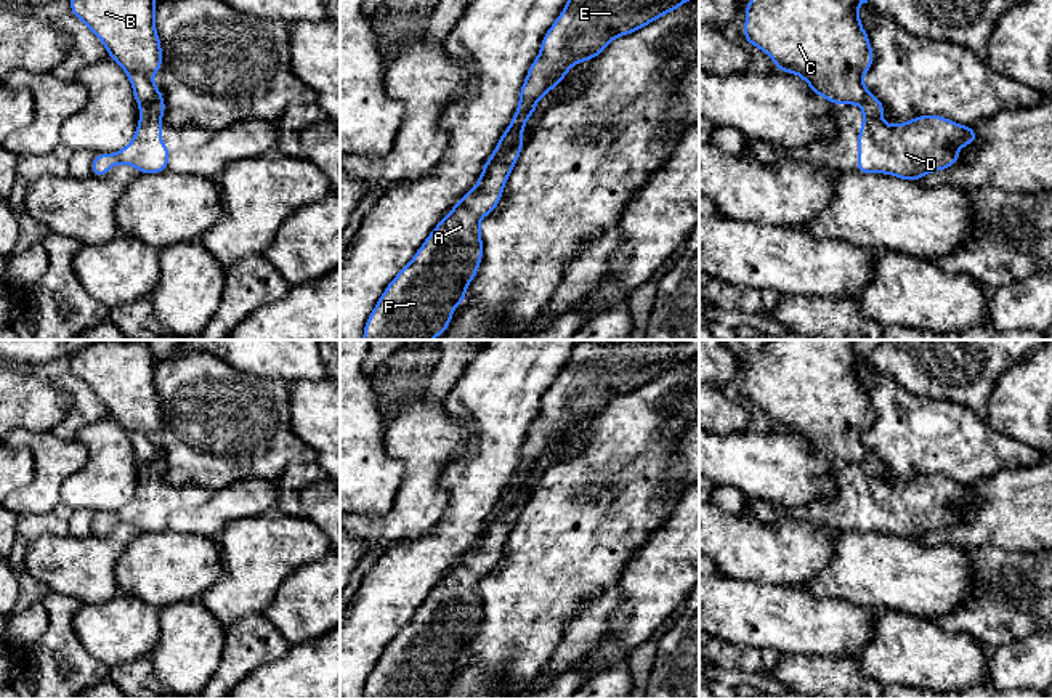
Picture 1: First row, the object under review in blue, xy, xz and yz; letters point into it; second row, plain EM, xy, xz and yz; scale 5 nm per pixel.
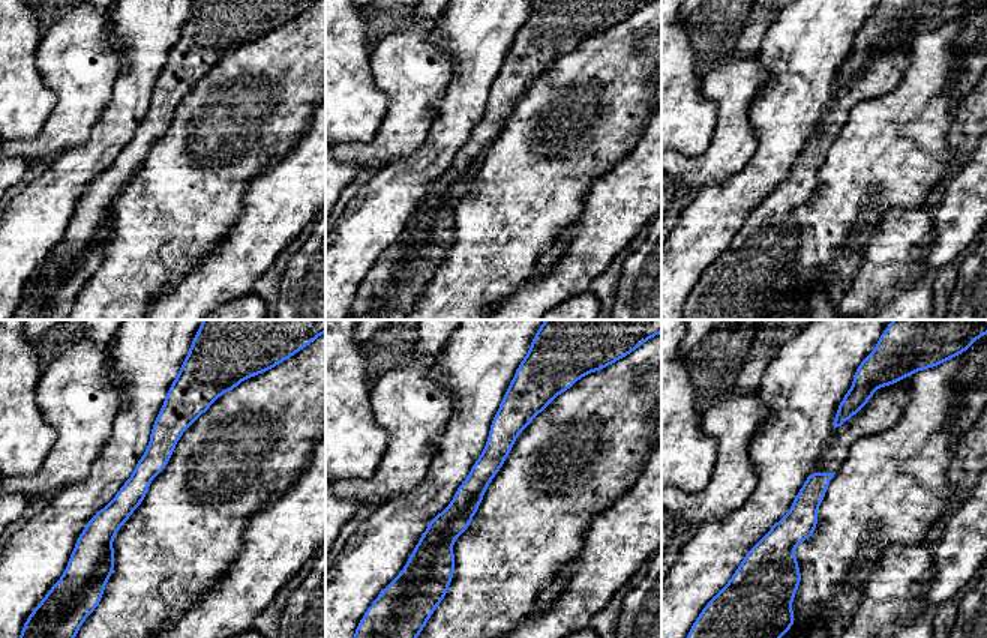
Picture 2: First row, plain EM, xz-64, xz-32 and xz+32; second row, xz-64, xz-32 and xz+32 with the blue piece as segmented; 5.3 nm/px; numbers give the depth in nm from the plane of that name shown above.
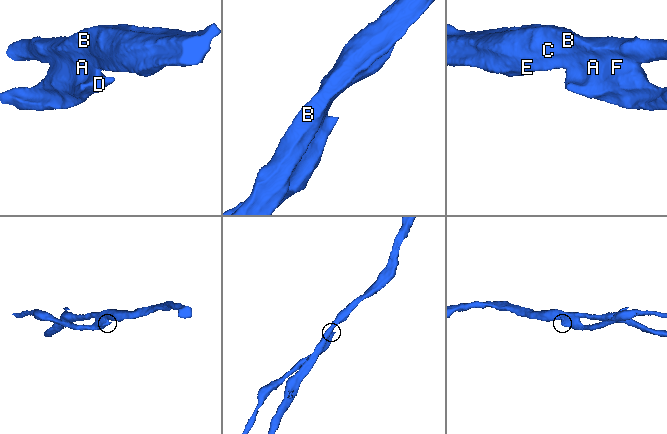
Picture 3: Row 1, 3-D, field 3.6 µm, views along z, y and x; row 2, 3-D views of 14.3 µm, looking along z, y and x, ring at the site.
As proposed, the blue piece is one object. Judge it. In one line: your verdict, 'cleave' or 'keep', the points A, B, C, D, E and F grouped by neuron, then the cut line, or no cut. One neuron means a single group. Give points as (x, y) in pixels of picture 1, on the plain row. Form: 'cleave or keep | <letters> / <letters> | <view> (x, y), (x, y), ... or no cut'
cleave | A D F / B C E | xz (518, 501), (507, 507), (480, 537)

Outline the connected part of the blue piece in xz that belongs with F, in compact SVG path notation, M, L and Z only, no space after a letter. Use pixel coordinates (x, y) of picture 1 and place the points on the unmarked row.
M518 502L500 511L476 545L436 584L378 657L362 699L433 699L443 694L483 619L479 579L499 564L523 507Z

